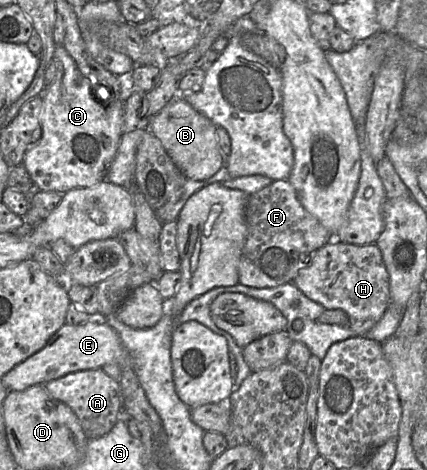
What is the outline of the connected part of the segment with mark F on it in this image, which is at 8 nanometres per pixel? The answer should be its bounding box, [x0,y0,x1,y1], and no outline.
[238,180,334,288]

